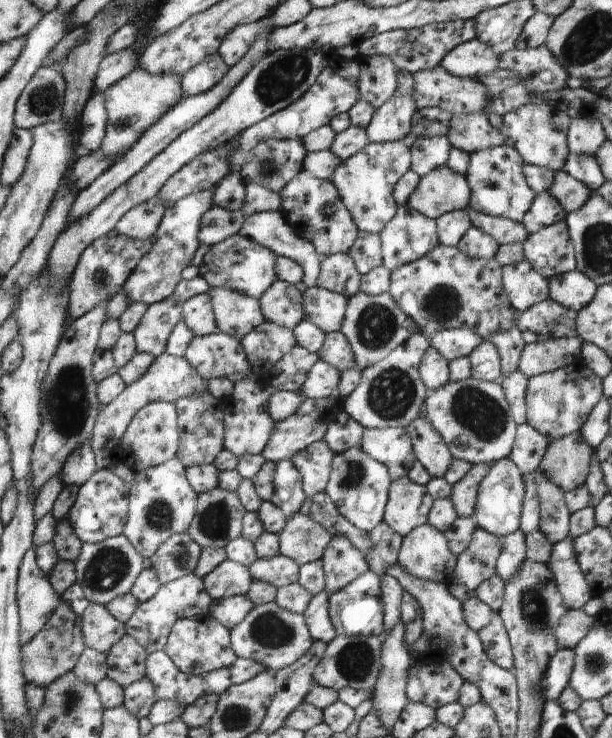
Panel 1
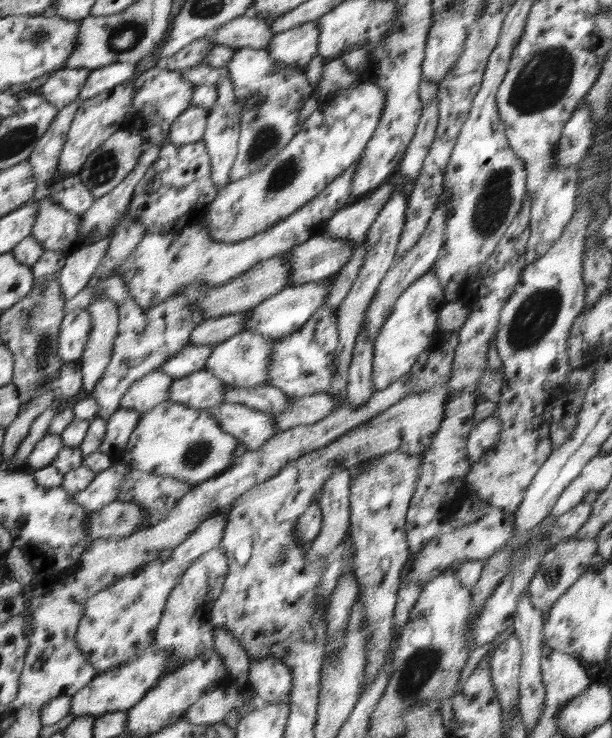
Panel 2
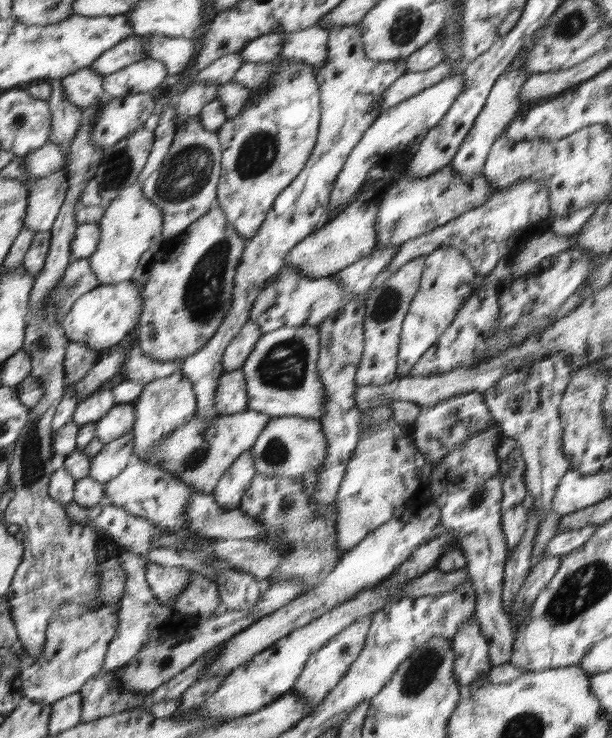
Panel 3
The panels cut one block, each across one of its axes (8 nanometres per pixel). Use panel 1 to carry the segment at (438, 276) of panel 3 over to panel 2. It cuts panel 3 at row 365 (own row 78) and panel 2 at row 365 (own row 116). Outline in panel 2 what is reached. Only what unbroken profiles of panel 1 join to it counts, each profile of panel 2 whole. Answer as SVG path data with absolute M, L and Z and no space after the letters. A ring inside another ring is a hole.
M431 270L415 280L398 298L373 344L372 382L376 391L384 390L412 370L417 358L434 339L439 310L444 304L447 304L444 293Z

